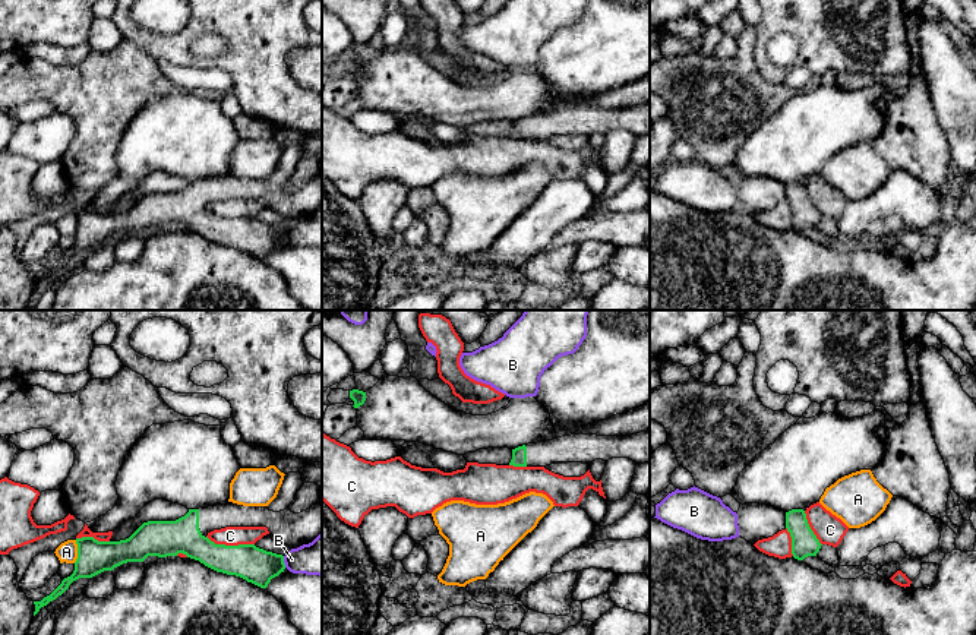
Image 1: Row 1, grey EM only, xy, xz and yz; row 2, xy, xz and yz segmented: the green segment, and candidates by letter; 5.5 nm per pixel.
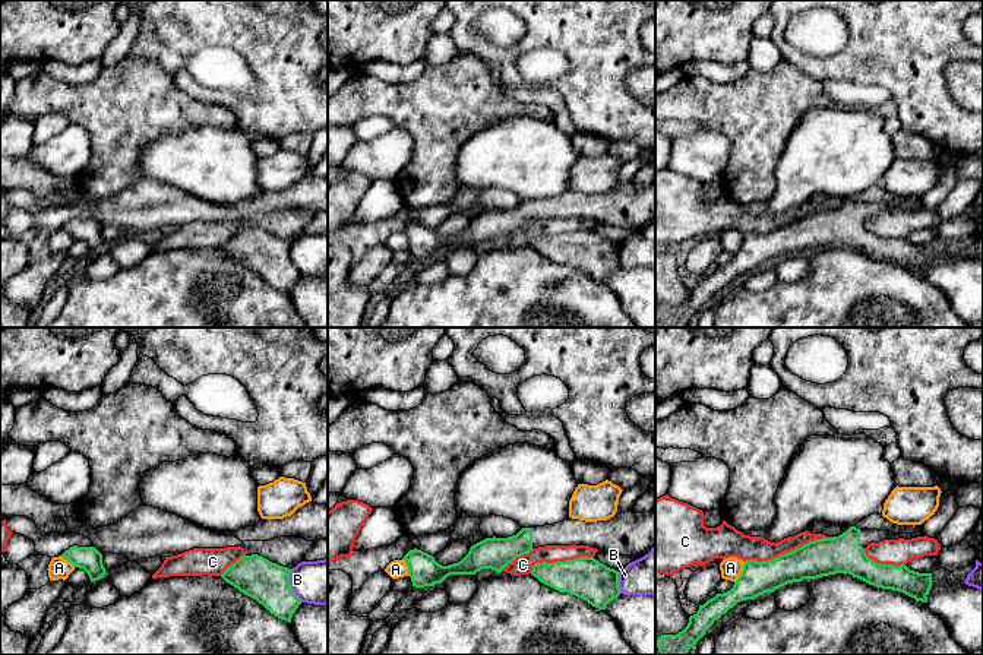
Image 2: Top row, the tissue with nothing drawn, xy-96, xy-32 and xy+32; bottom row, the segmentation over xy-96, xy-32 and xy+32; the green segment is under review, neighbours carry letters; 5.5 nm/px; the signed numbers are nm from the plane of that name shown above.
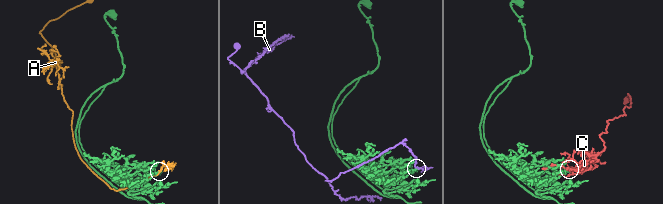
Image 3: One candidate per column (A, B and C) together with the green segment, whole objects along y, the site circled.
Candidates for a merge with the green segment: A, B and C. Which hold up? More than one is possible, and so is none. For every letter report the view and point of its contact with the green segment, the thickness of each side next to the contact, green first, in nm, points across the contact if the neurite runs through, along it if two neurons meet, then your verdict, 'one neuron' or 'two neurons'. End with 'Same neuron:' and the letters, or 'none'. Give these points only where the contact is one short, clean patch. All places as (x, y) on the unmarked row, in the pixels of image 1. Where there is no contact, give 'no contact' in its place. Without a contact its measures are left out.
A: contact xy (78, 224); calibres 180 and 110 nm; two neurons
B: contact xy (283, 234); calibres 200 and 200 nm; two neurons
C: contact xy (230, 218); calibres 200 and 110 nm; two neurons
Same neuron: none

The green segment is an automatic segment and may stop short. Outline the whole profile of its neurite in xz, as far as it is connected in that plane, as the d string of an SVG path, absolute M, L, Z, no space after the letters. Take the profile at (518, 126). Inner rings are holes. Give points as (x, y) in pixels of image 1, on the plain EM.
M650 102L631 108L571 107L512 121L509 138L546 139L559 135L590 136L596 132L629 130L650 135Z

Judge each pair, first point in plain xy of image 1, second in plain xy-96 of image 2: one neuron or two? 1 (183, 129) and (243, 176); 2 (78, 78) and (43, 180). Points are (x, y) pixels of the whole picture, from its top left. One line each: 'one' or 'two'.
1: one
2: two

